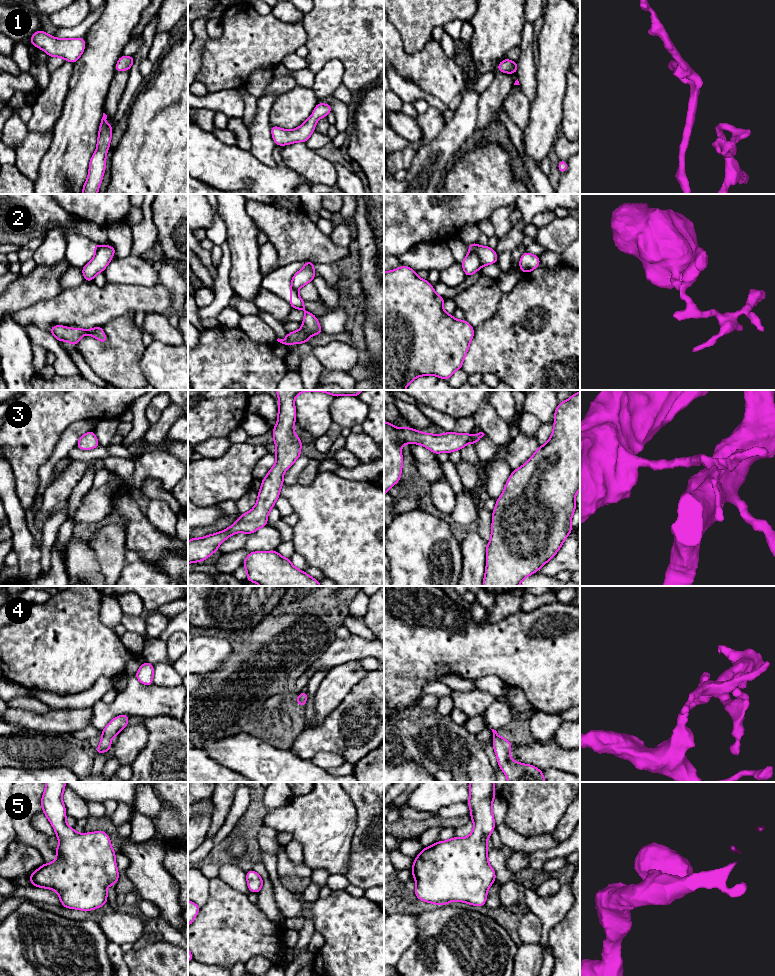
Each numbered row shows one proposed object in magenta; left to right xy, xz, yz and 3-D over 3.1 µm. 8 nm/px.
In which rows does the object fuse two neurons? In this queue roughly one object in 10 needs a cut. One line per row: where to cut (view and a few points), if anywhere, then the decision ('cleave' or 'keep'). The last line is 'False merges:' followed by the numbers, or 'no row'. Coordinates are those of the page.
1: no cut | keep
2: yz (470, 251), (478, 256), (482, 265) | cleave
3: no cut | keep
4: no cut | keep
5: no cut | keep
False merges: 2

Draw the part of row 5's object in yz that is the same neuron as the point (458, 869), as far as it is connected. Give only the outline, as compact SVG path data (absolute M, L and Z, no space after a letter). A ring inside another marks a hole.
M470 782L470 797L467 801L471 809L469 816L474 823L472 833L465 838L453 837L423 848L414 859L412 876L416 881L415 895L421 901L437 905L447 905L451 901L465 902L474 906L485 906L487 891L496 874L488 862L487 840L495 829L492 812L495 782Z

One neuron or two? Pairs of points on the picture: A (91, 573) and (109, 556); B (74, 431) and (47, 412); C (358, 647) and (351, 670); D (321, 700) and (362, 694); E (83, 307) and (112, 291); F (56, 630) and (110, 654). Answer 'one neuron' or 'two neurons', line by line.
A: two neurons
B: two neurons
C: two neurons
D: two neurons
E: one neuron
F: one neuron

